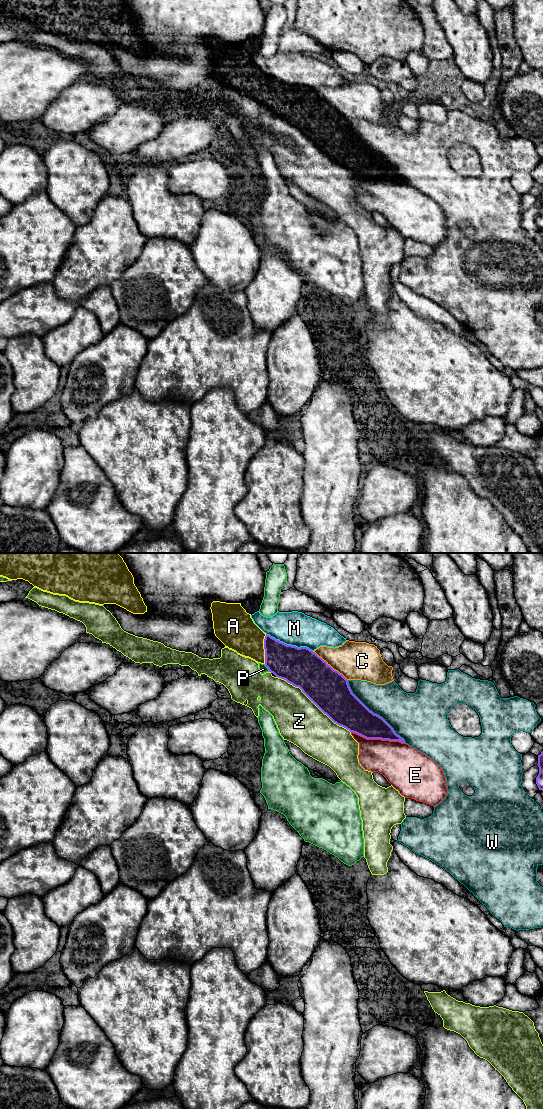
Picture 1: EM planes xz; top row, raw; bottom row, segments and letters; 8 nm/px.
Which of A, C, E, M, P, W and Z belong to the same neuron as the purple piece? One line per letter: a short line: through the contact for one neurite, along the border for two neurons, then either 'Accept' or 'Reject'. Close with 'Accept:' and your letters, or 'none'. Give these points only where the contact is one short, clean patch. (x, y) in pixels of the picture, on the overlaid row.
A: Line: xz (287, 662), (264, 648), (256, 645), (238, 632). Accept
C: Reject
E: Reject
M: Reject
P: Line: xz (264, 664), (269, 671). Reject
W: Reject
Z: Reject
Accept: A

